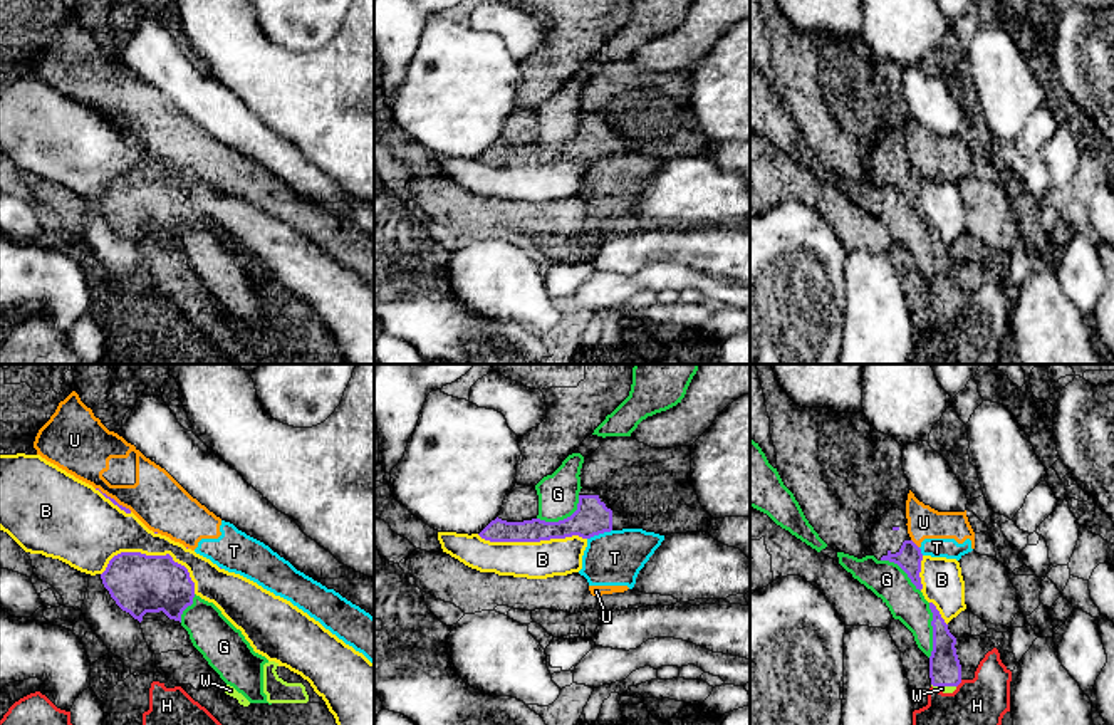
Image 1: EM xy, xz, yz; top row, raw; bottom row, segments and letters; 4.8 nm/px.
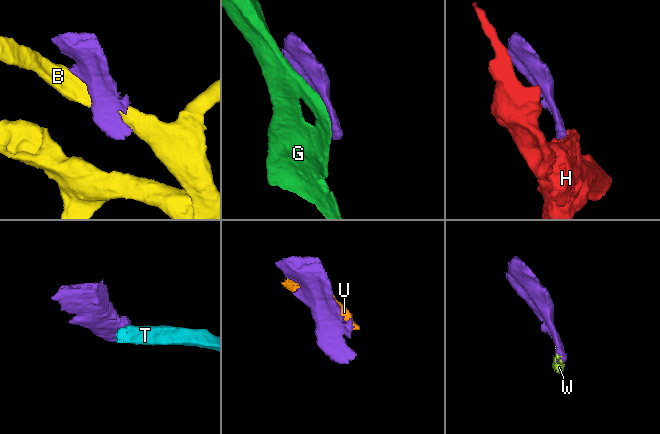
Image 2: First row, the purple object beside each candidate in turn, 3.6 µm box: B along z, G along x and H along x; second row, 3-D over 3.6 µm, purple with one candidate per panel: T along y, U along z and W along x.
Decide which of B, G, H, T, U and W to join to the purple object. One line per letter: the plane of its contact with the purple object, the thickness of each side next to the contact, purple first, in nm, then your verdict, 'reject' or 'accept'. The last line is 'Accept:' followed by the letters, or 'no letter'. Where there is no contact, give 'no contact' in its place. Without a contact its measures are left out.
B: meets purple in xy; 280 nm thick on the purple side, 240 nm on the other; reject
G: meets purple in yz; 160 nm thick on the purple side, 170 nm on the other; reject
H: meets purple in yz; 160 nm thick on the purple side, 400 nm on the other; reject
T: meets purple in xz; 170 nm thick on the purple side, 260 nm on the other; reject
U: meets purple in xy; 20 nm thick on the purple side, 260 nm on the other; reject
W: meets purple in yz; 160 nm thick on the purple side, 30 nm on the other; accept
Accept: W

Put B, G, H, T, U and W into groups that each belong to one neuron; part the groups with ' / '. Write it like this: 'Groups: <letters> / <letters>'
Groups: B / G / H / T U / W

